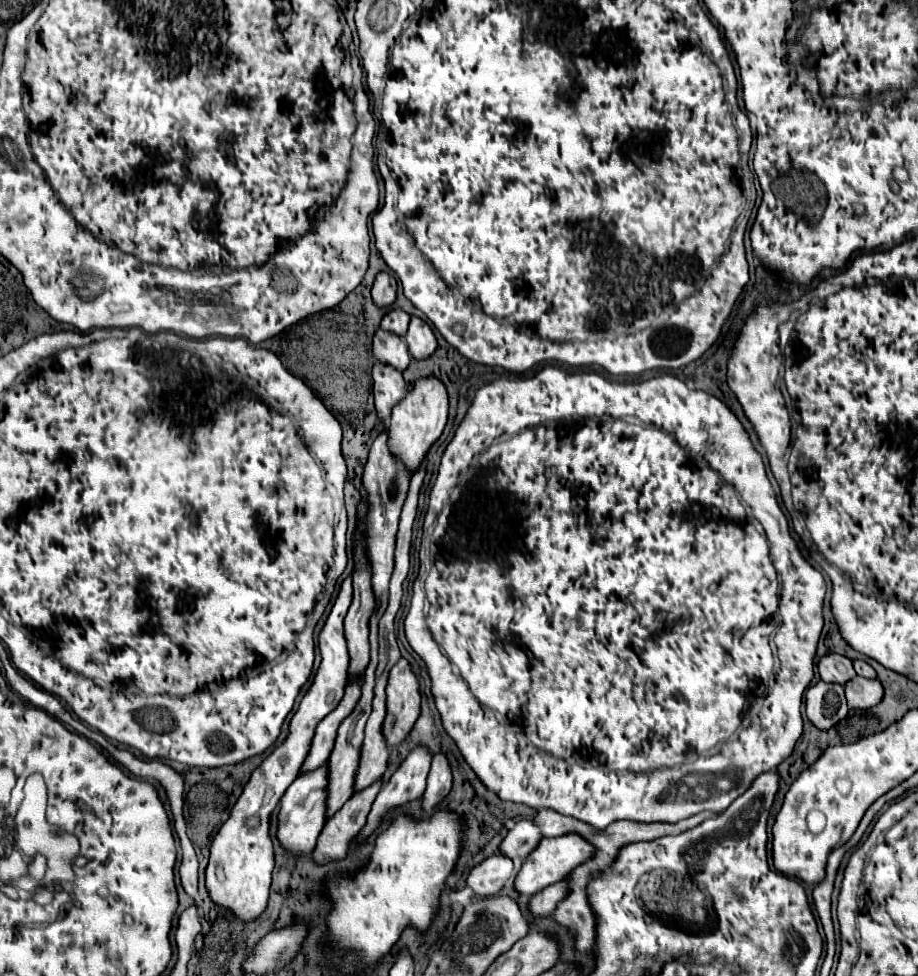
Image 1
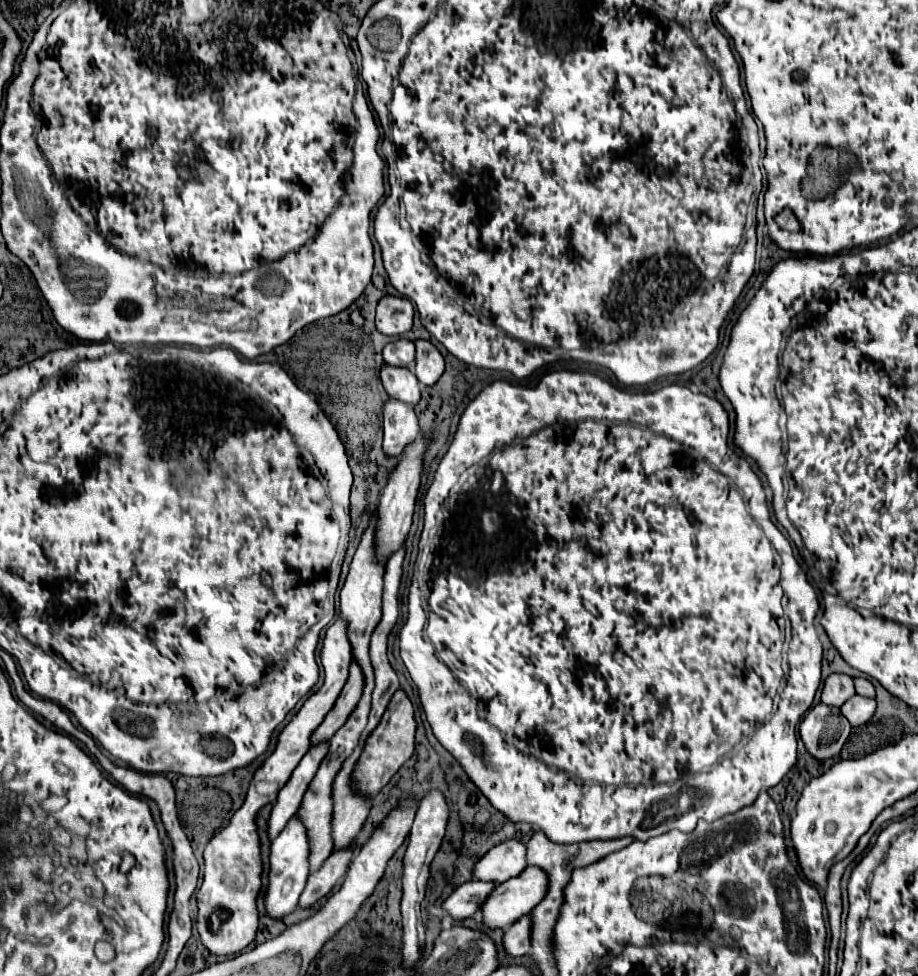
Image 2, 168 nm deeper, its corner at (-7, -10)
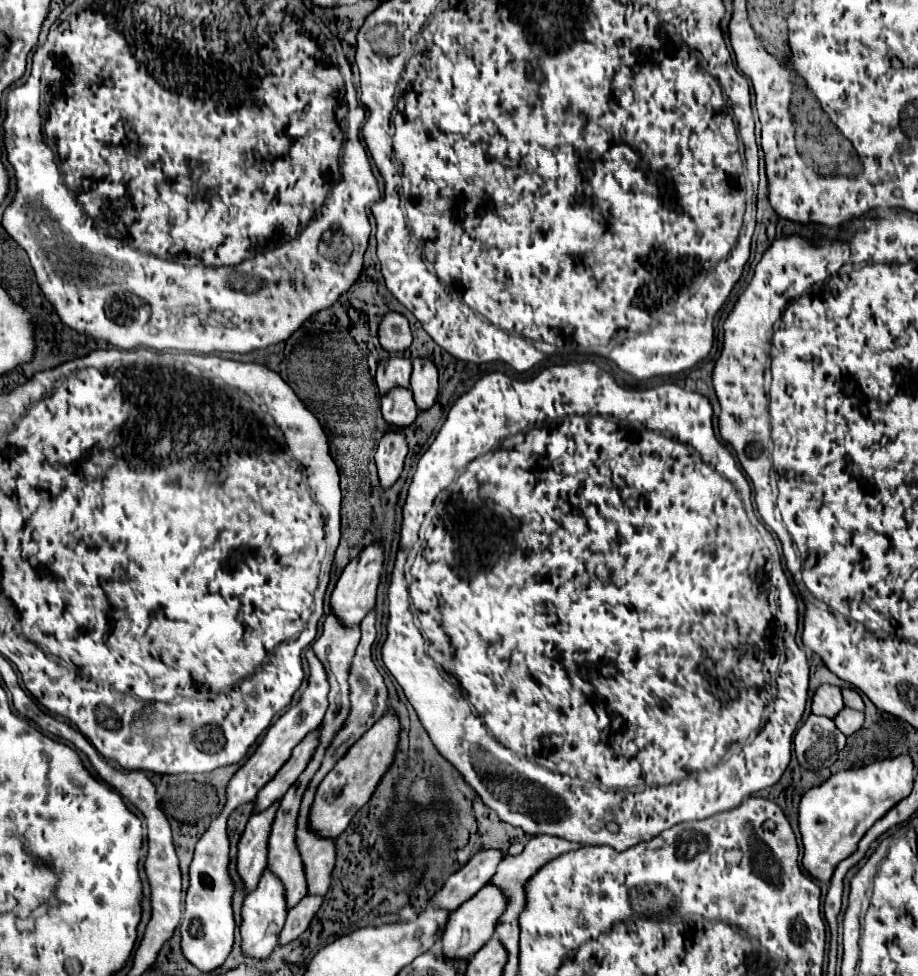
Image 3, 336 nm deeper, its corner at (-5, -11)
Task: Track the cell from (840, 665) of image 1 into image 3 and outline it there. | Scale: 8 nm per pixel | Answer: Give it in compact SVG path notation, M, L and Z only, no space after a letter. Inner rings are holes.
M822 684L812 698L812 712L834 718L844 708L842 690L832 684Z

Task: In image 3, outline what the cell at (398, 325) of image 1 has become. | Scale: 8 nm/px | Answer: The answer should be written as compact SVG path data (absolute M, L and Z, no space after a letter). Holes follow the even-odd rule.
M404 354L390 356L378 364L376 370L376 386L380 394L388 392L390 388L396 386L406 386L410 384L410 374L412 374L412 360L406 358Z

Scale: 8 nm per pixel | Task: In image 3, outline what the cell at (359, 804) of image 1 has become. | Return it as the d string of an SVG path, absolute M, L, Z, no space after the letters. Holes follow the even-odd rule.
M304 896L294 908L290 908L284 930L280 932L280 942L288 944L290 940L302 936L310 924L310 920L318 912L320 904L322 904L322 896Z

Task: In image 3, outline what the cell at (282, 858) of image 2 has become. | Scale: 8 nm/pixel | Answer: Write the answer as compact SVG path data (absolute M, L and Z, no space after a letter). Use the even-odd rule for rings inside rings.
M264 870L256 890L252 890L242 906L242 948L244 954L250 958L266 958L280 942L280 932L284 928L288 916L288 906L286 906L286 888L282 884L282 880L272 872L272 870Z

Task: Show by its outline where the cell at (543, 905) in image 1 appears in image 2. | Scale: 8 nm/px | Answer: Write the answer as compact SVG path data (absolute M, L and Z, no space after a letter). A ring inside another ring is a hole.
M524 915L504 931L502 953L506 957L522 957L530 951L530 917Z

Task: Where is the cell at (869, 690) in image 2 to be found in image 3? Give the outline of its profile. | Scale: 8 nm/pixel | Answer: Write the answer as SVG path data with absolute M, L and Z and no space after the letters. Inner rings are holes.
M842 688L842 696L844 696L844 704L856 710L864 710L864 700L862 694L854 688Z

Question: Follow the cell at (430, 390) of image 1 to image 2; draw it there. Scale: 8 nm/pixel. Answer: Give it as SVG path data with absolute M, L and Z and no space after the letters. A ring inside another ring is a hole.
M418 437L412 445L406 447L402 459L398 461L398 467L394 469L394 473L390 475L390 481L380 497L380 507L378 507L378 519L376 519L376 531L374 531L374 543L378 547L378 563L386 565L390 555L394 551L398 551L404 545L406 533L412 525L412 511L414 511L414 503L416 503L416 493L418 493L418 485L420 485L420 471L422 471L422 455L426 451L428 439L426 437Z

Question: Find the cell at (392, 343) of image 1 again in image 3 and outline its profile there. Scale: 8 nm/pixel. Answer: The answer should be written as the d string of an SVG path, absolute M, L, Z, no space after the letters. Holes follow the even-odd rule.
M396 386L390 392L386 392L382 396L382 414L390 426L396 428L410 426L418 414L418 406L412 398L412 390Z

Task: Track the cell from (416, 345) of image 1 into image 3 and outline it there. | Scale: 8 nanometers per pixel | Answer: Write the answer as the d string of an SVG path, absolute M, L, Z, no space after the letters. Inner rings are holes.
M414 358L414 372L410 388L420 410L430 408L438 396L438 368L430 358Z

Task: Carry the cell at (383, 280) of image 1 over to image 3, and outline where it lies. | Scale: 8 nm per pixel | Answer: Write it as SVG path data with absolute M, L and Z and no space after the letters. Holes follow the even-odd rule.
M386 312L378 328L378 340L390 354L404 352L412 344L412 332L406 316L400 312Z

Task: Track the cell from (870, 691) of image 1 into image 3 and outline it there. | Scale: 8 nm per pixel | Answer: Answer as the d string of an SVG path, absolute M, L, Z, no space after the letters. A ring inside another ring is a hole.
M844 708L836 718L834 724L840 728L840 732L844 732L846 736L854 734L856 730L862 728L864 724L864 712L860 710L852 710L852 708Z

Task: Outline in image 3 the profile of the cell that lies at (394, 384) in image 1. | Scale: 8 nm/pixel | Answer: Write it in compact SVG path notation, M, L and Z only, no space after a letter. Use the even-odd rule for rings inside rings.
M388 430L382 436L378 444L378 452L376 452L378 476L380 476L382 488L390 488L398 480L398 476L402 474L406 454L408 454L408 442L406 442L404 432Z

